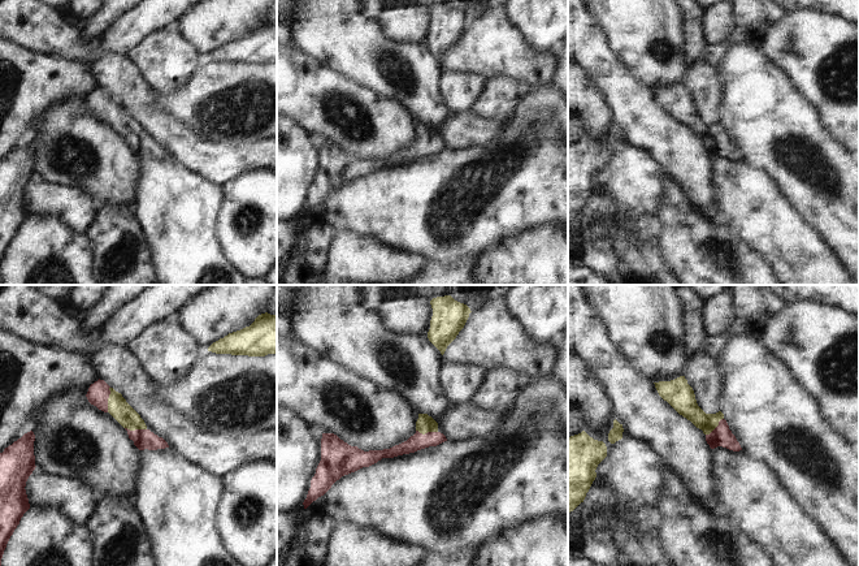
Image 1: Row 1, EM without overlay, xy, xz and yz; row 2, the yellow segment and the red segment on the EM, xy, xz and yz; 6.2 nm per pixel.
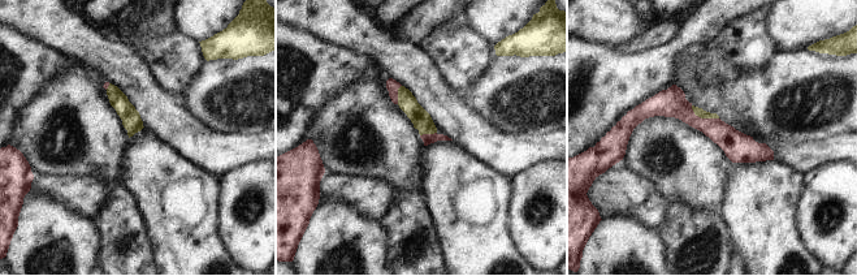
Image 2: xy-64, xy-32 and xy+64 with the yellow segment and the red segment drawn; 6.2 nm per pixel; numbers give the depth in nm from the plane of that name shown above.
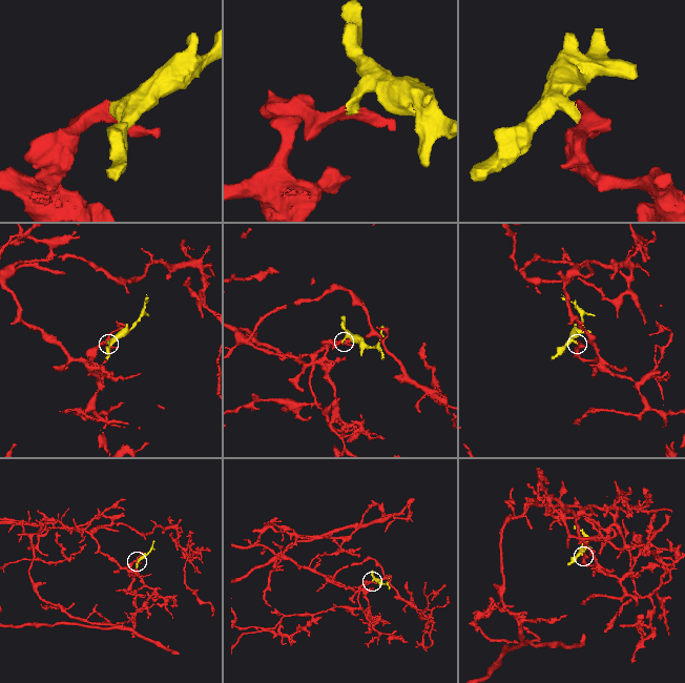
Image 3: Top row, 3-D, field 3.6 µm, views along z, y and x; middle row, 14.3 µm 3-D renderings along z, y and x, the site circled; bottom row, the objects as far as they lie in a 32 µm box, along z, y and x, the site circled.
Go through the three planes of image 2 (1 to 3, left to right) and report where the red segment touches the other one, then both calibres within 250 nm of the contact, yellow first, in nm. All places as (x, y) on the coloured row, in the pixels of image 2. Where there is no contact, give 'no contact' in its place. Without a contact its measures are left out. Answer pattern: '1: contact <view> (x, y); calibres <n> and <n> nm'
1: contact xy-64 (108, 86); calibres 120 and 30 nm
2: contact xy-32 (398, 94); calibres 120 and 80 nm
3: contact xy+64 (702, 117); calibres 60 and 180 nm

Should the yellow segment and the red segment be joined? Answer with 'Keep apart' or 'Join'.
Join.

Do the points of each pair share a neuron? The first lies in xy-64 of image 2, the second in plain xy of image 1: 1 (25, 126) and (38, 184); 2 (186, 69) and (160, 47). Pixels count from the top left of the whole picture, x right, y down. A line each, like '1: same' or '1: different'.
1: different
2: same

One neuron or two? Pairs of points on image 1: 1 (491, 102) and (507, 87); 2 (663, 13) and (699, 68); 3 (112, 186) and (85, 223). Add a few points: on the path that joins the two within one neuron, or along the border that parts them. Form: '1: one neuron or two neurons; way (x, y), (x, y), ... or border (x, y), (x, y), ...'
1: one neuron; way (495, 99), (503, 91)
2: two neurons; border (688, 67), (682, 83)
3: two neurons; border (73, 188), (81, 188), (91, 193), (103, 204)

